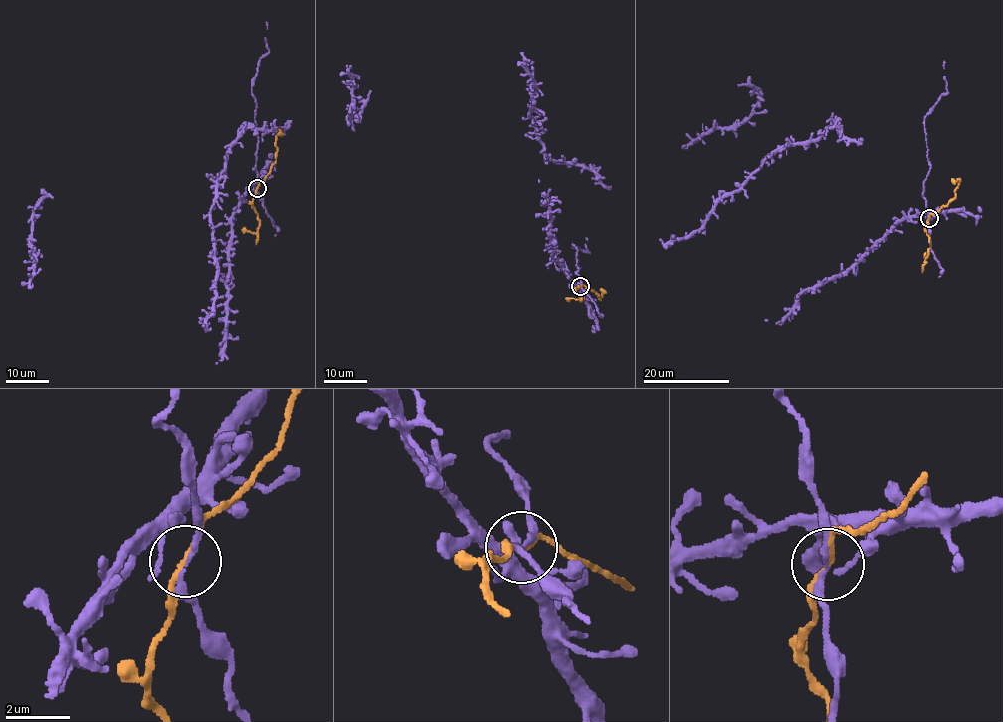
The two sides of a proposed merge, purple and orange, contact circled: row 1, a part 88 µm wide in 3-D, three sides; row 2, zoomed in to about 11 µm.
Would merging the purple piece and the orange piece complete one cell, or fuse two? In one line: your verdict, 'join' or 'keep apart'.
keep apart

